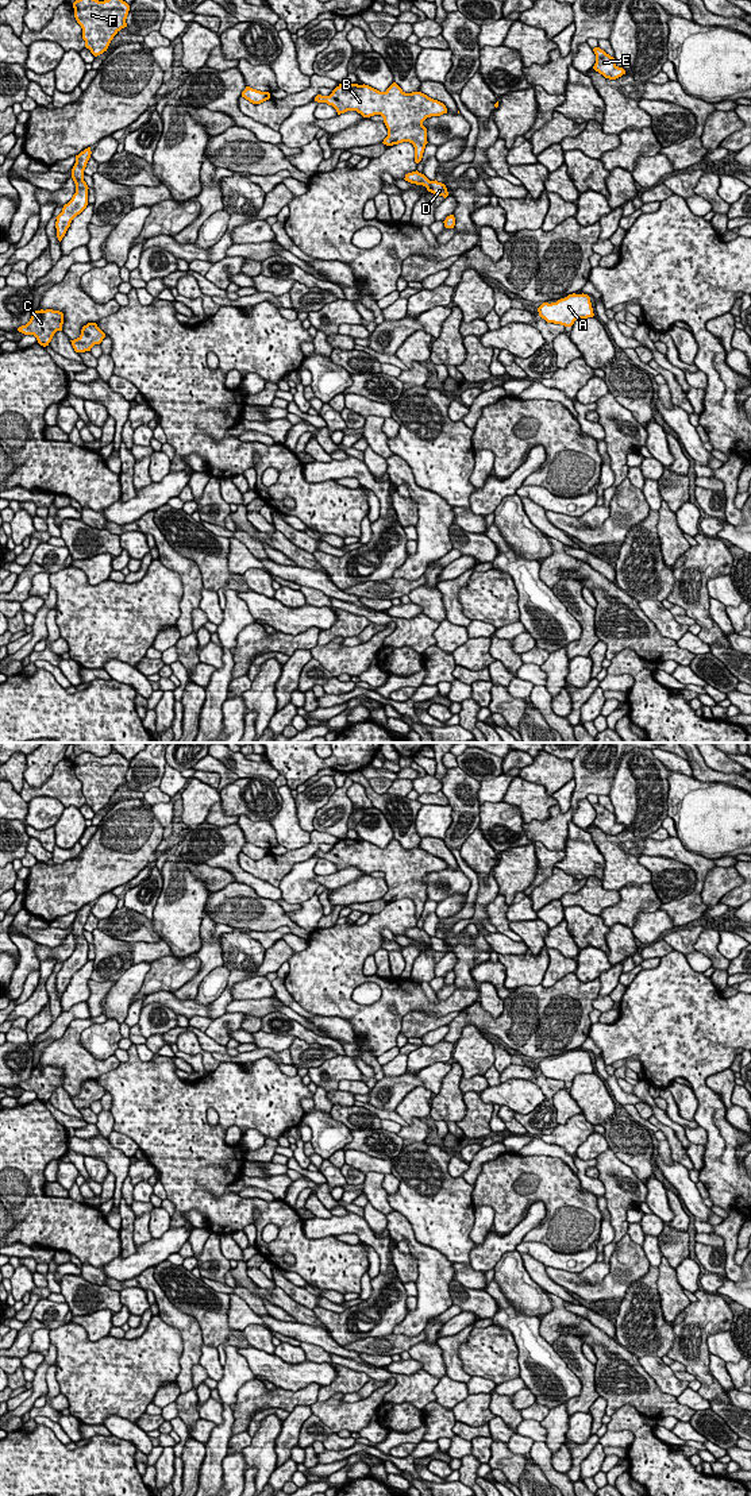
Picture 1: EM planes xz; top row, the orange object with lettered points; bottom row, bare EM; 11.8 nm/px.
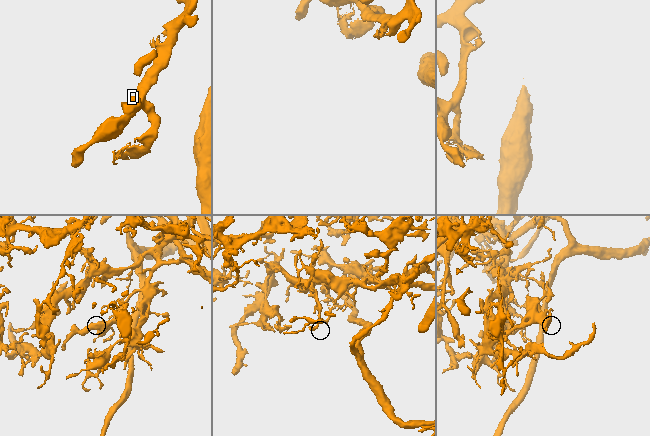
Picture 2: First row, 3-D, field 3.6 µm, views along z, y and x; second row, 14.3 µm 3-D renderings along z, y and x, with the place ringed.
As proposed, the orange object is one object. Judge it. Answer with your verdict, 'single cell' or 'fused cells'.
fused cells

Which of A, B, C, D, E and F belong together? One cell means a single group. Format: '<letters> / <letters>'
A B C E F / D

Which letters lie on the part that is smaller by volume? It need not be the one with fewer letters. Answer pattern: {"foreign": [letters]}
{"foreign": ["D"]}

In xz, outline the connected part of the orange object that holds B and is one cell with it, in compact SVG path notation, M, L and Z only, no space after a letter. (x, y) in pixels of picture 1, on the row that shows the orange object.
M343 82L330 96L317 95L317 103L332 105L338 115L357 111L363 117L381 115L388 128L384 144L393 146L409 142L415 147L415 162L419 163L427 142L427 128L423 122L431 116L447 113L443 103L421 92L405 93L396 82L385 92L369 85Z

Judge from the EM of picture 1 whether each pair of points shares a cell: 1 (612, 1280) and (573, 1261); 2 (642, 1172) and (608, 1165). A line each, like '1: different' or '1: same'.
1: different
2: different

